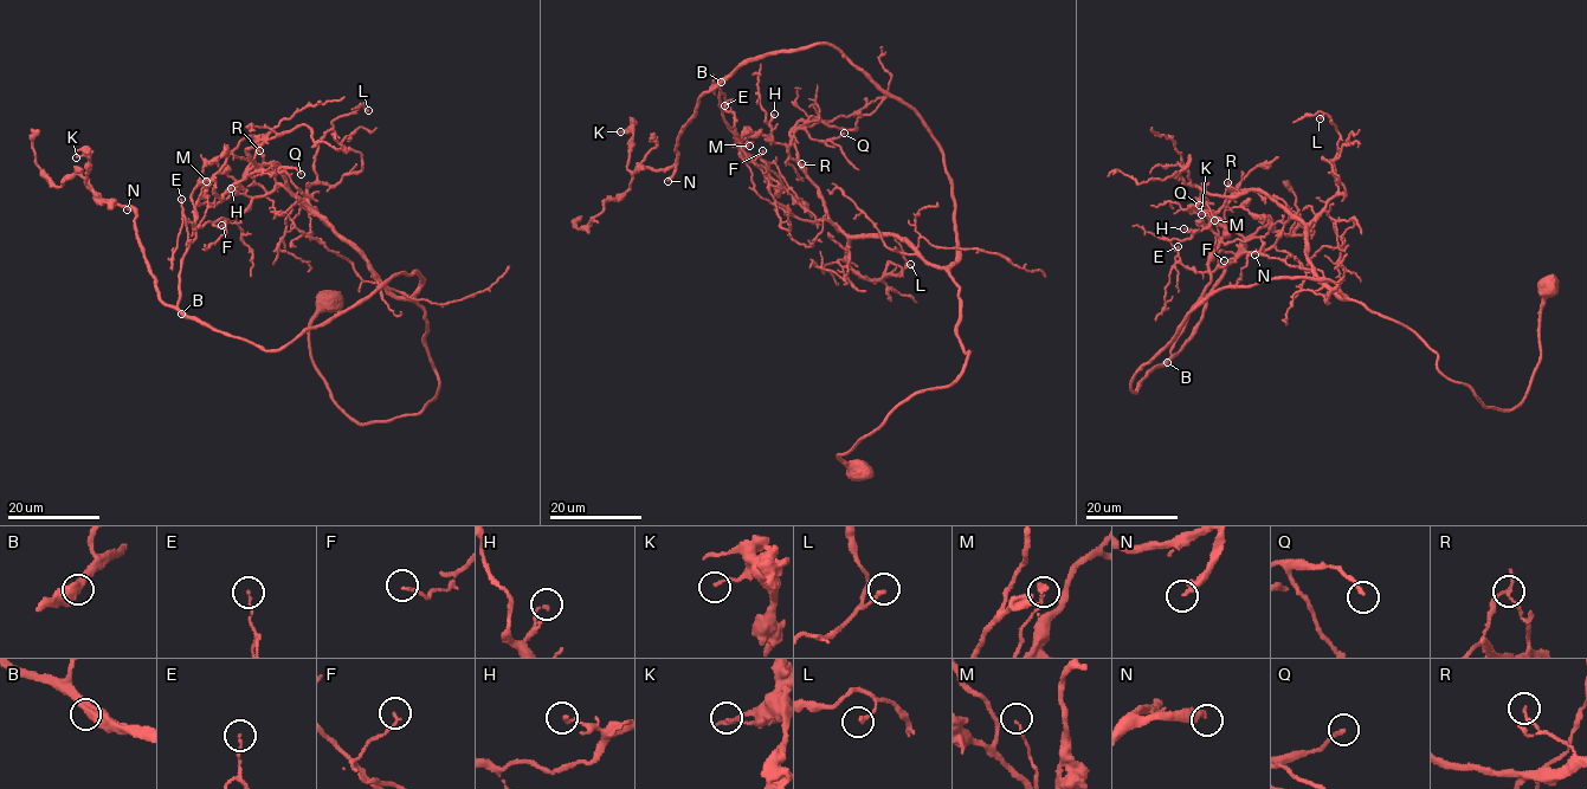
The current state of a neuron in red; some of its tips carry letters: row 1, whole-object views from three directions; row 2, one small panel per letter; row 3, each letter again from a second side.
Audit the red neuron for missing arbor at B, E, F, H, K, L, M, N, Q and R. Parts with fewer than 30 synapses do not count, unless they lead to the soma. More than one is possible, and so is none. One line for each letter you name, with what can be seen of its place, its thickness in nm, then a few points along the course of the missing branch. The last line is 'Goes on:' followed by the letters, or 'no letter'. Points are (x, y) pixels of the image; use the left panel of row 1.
N: Place: (127, 209). Thickness 320 nm. Course of what is missing: (127, 209), (113, 201), (92, 200), (64, 208), (50, 193), (32, 194), (5, 185)
Goes on: N

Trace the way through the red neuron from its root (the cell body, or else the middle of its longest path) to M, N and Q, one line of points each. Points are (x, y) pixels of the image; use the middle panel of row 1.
M: (858, 466), (838, 454), (962, 372), (959, 285), (895, 235), (850, 238), (762, 199), (740, 153), (749, 146)
N: (858, 466), (838, 454), (962, 372), (959, 285), (895, 235), (779, 204), (717, 86), (668, 181)
Q: (858, 466), (838, 454), (969, 351), (954, 278), (895, 235), (850, 238), (789, 155), (799, 129), (844, 133)

